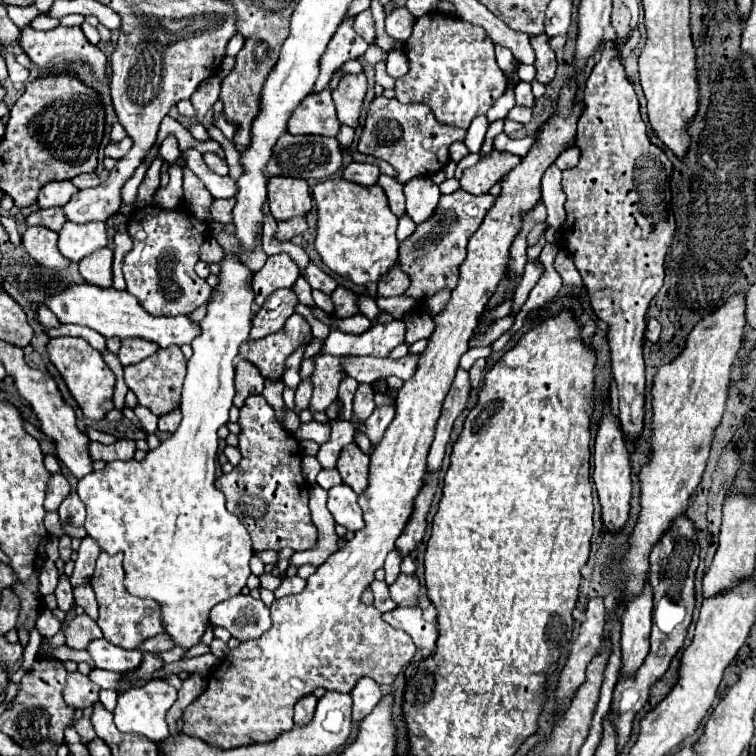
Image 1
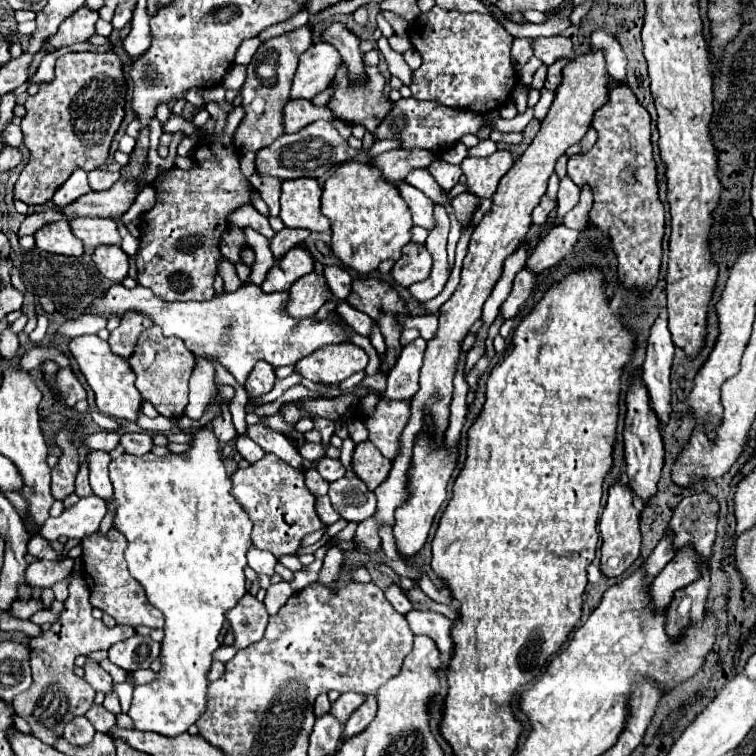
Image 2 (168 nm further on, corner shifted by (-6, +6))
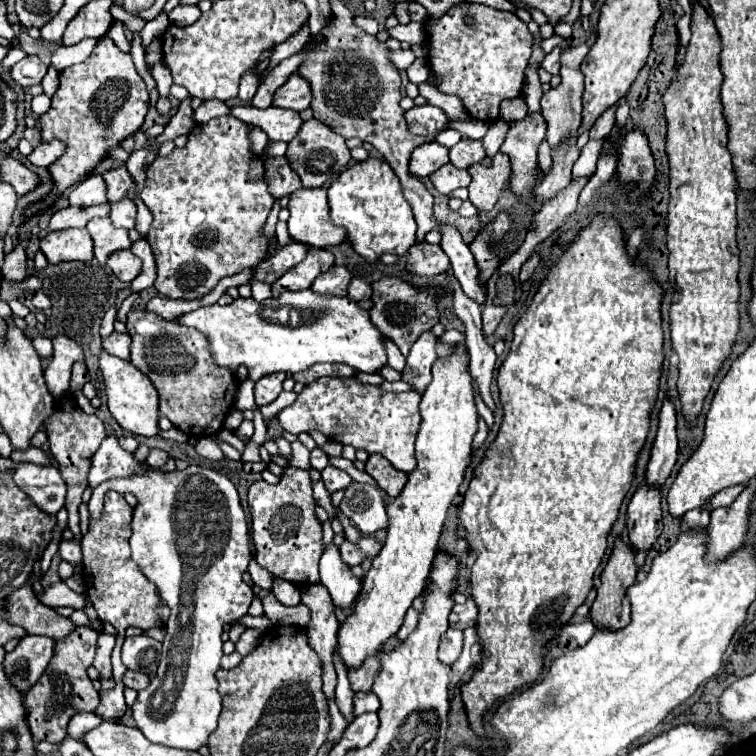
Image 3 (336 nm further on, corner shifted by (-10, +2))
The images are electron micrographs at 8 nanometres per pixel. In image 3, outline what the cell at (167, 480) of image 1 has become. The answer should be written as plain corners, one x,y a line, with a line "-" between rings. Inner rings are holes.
189,466
187,470
159,472
149,470
131,478
115,478
111,484
115,492
131,492
137,496
139,504
133,514
133,536
131,536
131,558
139,564
141,572
155,582
161,598
171,608
167,622
167,636
163,640
163,658
155,678
145,690
139,692
137,702
133,704
133,718
137,728
145,734
147,740
181,750
199,750
207,746
209,734
217,728
217,718
221,712
221,696
217,692
215,672
223,656
223,624
235,622
247,614
253,600
249,584
243,584
243,572
251,560
249,536
243,508
239,504
237,488
229,482
227,476

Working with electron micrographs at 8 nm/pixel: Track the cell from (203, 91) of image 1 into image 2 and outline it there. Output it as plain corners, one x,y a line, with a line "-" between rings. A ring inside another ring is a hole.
209,102
205,106
211,116
215,116
217,126
207,141
201,141
193,160
195,166
193,170
185,172
175,168
165,180
155,182
157,190
157,202
151,210
141,214
139,218
139,228
141,228
141,238
139,238
139,250
133,256
137,264
137,282
145,288
151,288
153,294
161,300
167,302
185,302
185,300
211,300
215,296
213,288
213,276
217,272
217,260
219,260
219,240
227,224
227,212
231,208
237,208
239,204
247,204
249,200
249,180
241,174
239,168
240,152
236,148
231,148
231,138
221,136
227,112
219,110
215,102

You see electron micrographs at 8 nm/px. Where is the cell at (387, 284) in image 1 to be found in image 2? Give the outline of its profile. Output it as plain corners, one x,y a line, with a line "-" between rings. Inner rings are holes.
409,242
403,248
401,258
391,268
391,276
399,286
409,288
411,284
421,282
421,280
425,280
429,276
431,264
433,264
433,260
431,260
431,254
427,252
425,244

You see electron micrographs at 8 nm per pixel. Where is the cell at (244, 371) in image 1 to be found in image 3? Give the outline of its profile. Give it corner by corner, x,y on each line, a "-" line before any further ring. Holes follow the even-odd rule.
273,372
263,376
263,380
255,382
255,402
259,406
271,404
283,390
283,380
287,378
287,374
283,372

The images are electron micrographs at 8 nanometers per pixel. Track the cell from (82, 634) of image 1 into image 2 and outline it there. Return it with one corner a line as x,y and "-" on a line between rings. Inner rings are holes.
77,578
69,584
69,598
65,600
65,610
59,614
57,624
47,630
39,638
31,638
29,646
31,670
33,670
33,684
29,690
21,692
13,702
13,710
17,716
27,720
31,726
31,732
35,738
39,738
45,744
55,744
63,736
63,728
69,720
83,716
95,698
93,688
83,680
77,678
73,668
75,668
75,658
79,654
89,654
95,650
107,650
111,644
127,640
131,636
151,636
157,642
163,642
163,630
151,630
147,626
115,626
107,628
103,622
97,622
91,616
91,602
89,602
89,588
83,578

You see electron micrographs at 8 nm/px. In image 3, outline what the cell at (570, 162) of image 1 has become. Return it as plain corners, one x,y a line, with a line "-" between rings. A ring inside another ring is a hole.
617,104
609,106
609,108
595,120
595,124
593,124
591,130
589,130
589,136
591,136
591,138
605,138
607,134
611,134
611,130
613,130
613,126
615,126
615,110
617,110

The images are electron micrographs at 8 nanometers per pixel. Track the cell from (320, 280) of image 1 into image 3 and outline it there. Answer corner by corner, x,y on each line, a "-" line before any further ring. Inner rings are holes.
353,278
349,284
349,298
351,300
363,300
363,298
371,298
371,284
361,280
361,278

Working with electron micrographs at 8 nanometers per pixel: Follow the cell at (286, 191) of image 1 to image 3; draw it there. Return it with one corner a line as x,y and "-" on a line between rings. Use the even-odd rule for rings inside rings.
299,188
289,200
289,234
295,242
311,248
329,248
345,240
345,228
339,228
329,218
325,188

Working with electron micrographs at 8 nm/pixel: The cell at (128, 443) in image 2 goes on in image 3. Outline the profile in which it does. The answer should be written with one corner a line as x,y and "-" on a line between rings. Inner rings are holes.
151,450
149,458
147,458
147,464
153,466
153,468
161,468
161,466
165,466
167,460
169,460
167,452
163,452
163,450

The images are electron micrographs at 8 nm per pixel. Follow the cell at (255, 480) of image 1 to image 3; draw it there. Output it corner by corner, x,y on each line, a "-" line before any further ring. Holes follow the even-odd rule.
287,466
281,482
277,486
267,484
265,480
255,482
249,488
249,510
253,516
253,544
255,544
255,560
261,568
269,570
271,576
283,578
295,586
319,584
319,558
323,554
323,532
321,522
315,516
315,500
311,496
311,478
307,470
297,470

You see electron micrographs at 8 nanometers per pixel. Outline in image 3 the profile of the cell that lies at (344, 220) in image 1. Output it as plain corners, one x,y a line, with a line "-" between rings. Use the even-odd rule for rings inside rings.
369,156
345,168
329,188
329,208
333,224
347,230
347,240
353,244
353,250
369,262
375,262
385,252
403,256
415,244
417,224
411,206
403,198
395,172
383,158

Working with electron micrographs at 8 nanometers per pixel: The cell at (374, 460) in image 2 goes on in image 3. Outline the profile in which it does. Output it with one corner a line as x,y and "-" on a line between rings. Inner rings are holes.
379,454
369,456
369,460
365,464
365,472
369,476
373,476
375,482
379,484
379,488
385,490
391,498
399,496
401,490
403,490
403,486
407,484
407,474
401,472
401,470
397,470
397,468
393,468
387,462
387,458
383,458

